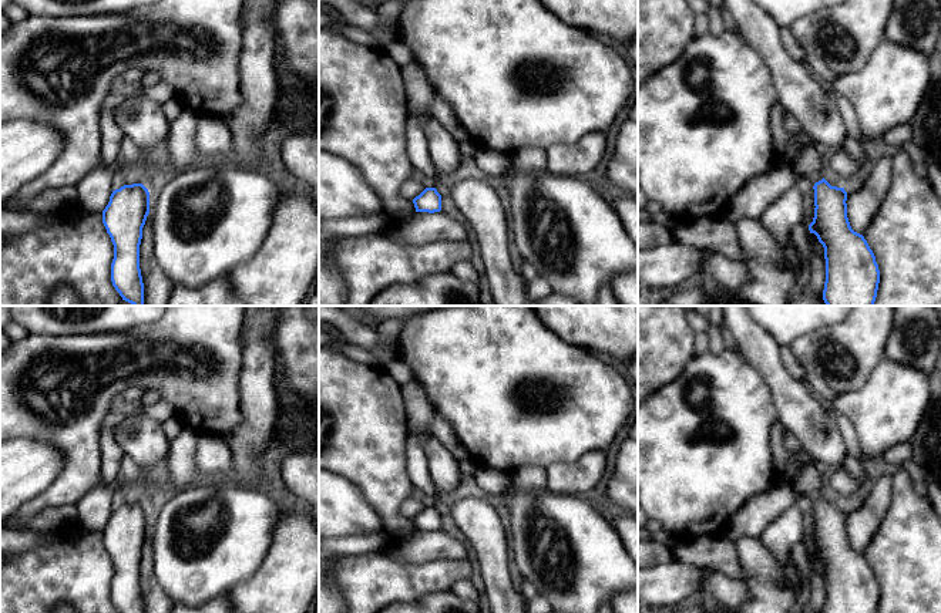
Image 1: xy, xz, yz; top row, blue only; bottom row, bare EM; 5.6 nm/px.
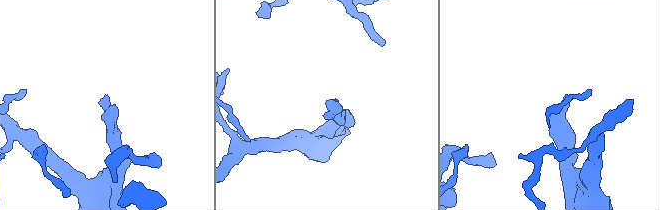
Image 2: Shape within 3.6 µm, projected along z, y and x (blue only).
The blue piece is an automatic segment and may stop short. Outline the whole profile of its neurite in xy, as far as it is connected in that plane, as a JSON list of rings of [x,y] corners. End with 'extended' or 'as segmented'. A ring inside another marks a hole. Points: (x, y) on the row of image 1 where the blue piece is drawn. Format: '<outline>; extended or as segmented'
[[[142,183],[112,191],[102,210],[102,223],[114,245],[111,282],[122,300],[132,306],[144,306],[140,245],[148,213],[149,192]]]; as segmented

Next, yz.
[[[804,132],[794,138],[797,159],[793,174],[814,183],[814,218],[809,225],[824,247],[827,306],[874,306],[880,270],[863,235],[854,232],[847,218],[847,192],[824,179],[824,164],[816,142]]]; extended

